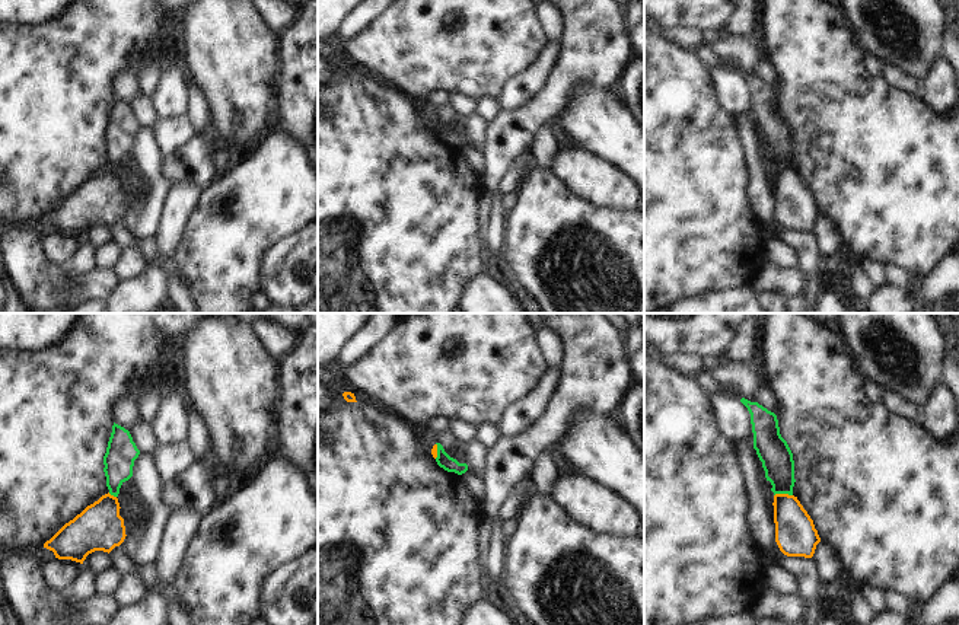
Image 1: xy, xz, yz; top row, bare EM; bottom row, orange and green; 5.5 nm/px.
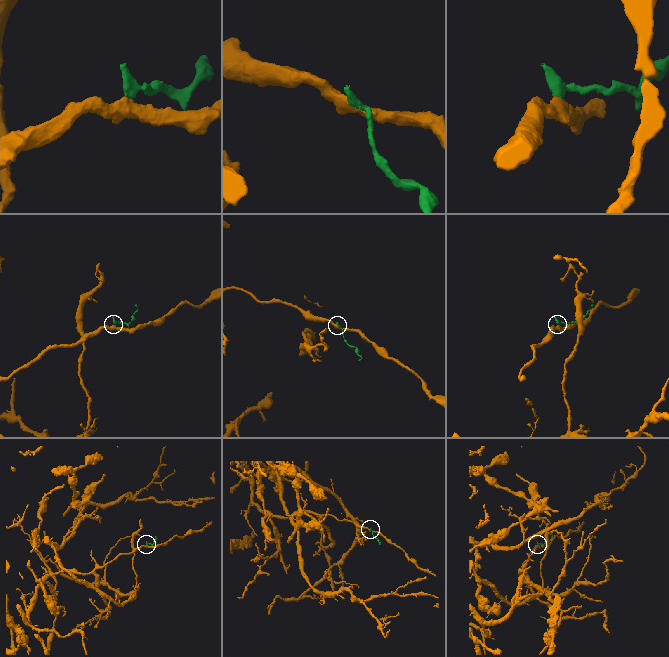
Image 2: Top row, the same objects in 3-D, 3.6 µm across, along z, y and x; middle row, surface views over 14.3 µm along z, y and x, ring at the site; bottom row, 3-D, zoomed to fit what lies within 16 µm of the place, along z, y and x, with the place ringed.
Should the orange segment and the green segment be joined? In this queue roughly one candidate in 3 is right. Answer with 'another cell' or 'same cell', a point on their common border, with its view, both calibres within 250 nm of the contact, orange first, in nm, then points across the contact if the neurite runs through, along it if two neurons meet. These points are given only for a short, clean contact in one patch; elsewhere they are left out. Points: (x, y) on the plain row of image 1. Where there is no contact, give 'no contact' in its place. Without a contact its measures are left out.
another cell | yz (783, 168) | 220/180 nm | along yz (792, 168), (774, 169)

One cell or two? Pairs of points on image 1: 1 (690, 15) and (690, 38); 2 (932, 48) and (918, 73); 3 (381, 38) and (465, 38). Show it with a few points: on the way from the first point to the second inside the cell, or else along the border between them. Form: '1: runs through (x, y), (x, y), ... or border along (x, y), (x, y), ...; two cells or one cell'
1: border along (668, 28), (698, 26), (704, 31); two cells
2: runs through (926, 54), (918, 61), (918, 67); one cell
3: runs through (401, 38), (445, 38); one cell

